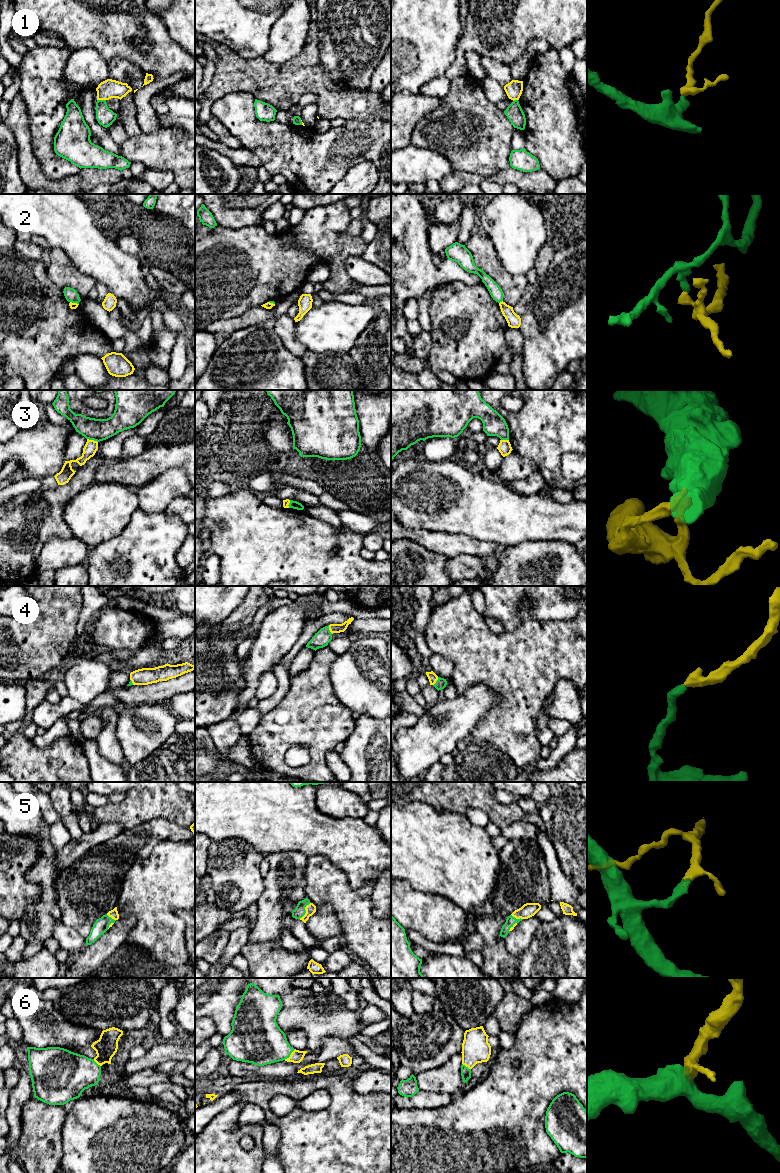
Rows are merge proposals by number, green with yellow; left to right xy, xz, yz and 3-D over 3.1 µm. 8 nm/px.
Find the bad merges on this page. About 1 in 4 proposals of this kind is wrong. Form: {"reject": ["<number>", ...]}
{"reject": ["1", "2", "3"]}

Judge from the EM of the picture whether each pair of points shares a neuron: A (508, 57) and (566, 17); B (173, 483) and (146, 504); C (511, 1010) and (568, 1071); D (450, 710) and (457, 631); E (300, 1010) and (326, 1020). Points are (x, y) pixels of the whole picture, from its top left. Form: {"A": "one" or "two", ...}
{"A": "one", "B": "one", "C": "two", "D": "two", "E": "one"}

